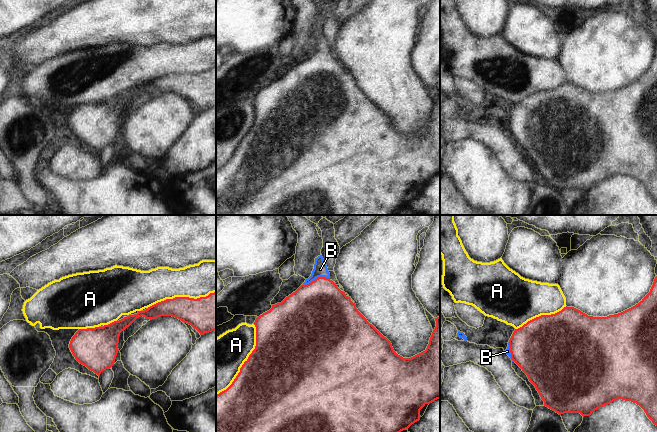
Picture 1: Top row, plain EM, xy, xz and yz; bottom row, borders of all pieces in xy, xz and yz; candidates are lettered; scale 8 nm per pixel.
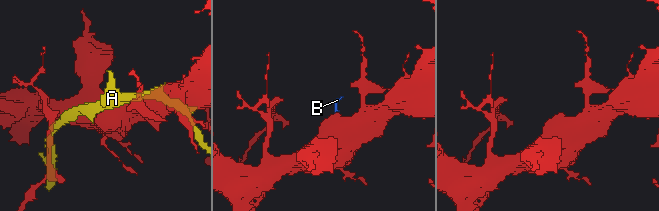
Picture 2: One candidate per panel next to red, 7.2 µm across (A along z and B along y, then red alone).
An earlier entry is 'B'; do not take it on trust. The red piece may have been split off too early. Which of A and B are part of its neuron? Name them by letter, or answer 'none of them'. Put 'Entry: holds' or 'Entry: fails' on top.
Entry: holds
B

